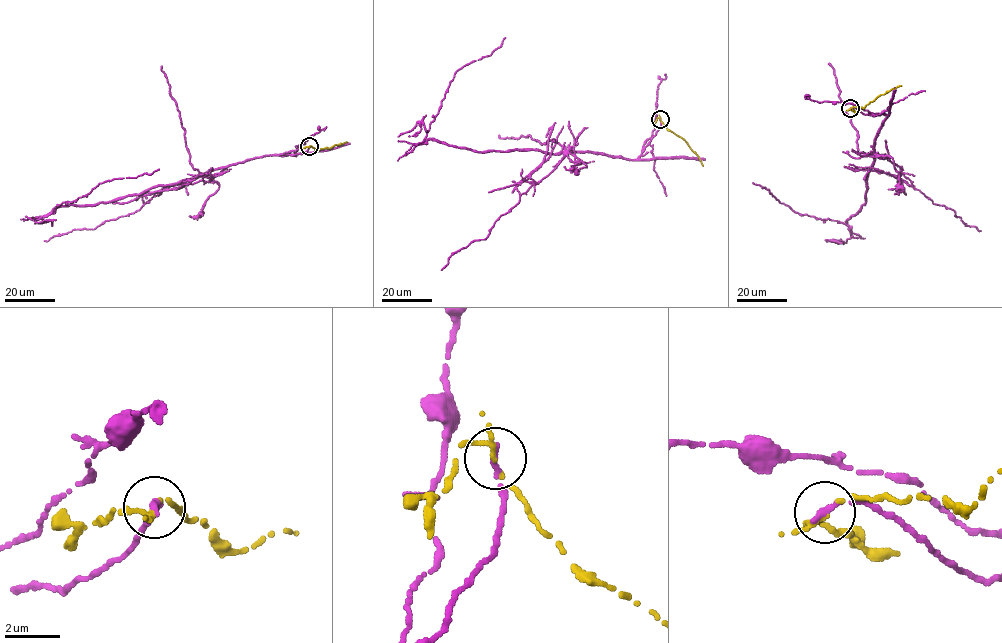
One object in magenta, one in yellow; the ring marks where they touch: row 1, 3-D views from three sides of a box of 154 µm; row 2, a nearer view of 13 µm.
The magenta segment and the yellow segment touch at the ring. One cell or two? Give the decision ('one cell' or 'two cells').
two cells

